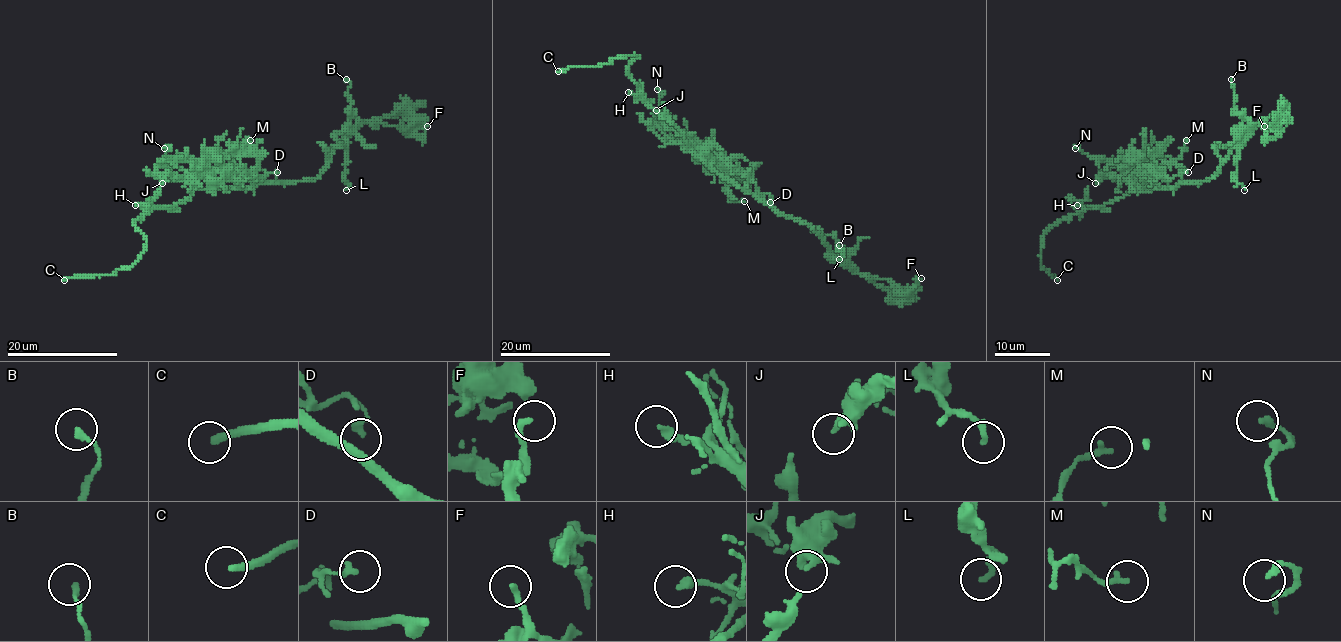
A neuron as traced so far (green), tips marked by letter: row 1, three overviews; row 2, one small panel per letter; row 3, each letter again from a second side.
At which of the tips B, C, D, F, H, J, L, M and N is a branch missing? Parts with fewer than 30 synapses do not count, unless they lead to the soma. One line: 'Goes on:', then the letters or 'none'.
Goes on: C

